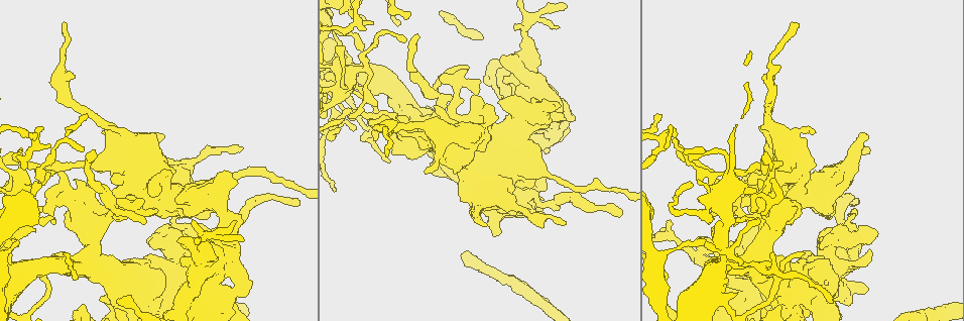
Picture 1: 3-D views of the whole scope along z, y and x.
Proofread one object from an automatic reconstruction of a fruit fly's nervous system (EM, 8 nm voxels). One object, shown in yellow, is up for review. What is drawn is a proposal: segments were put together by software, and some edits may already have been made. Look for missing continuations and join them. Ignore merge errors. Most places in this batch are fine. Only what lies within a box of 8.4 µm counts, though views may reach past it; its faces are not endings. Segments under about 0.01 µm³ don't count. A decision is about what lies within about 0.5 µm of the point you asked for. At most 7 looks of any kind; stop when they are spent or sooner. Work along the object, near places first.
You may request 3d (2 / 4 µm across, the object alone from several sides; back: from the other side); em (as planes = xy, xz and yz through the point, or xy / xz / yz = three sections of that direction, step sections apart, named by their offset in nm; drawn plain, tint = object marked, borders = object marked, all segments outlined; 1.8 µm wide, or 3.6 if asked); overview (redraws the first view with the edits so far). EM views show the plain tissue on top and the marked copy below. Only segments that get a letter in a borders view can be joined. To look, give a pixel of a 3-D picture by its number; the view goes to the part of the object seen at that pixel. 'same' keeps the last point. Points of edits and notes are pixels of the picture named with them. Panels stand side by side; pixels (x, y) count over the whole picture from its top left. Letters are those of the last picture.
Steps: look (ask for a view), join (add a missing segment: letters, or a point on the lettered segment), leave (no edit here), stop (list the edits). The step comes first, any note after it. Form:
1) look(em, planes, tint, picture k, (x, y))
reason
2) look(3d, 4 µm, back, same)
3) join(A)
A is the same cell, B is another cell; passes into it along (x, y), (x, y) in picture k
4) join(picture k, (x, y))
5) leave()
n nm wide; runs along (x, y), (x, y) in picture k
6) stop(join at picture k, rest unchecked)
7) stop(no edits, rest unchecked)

look(em, planes, borders, picture 1, (97, 211))
abrupt turn

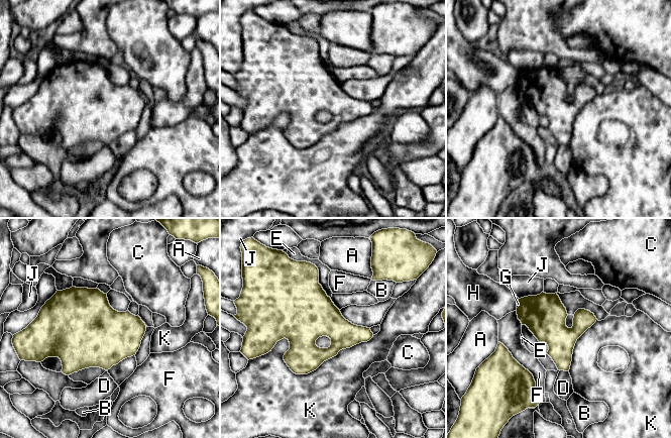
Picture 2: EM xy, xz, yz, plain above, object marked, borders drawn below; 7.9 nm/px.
leave()
A, B, C, D, E, F, G, H, J and K are other cells; border along (373, 335), (266, 353) in picture 2; none of them fits

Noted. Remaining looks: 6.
look(3d, 4 µm, picture 1, (480, 192))

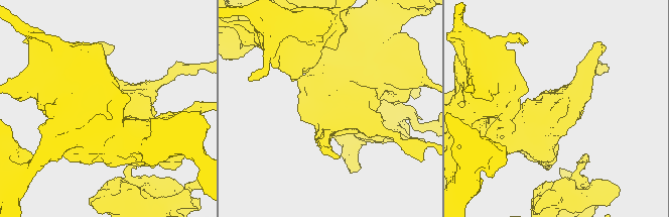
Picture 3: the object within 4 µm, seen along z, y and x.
look(em, xy, step 4, tint, picture 3, (556, 122))
now the EM

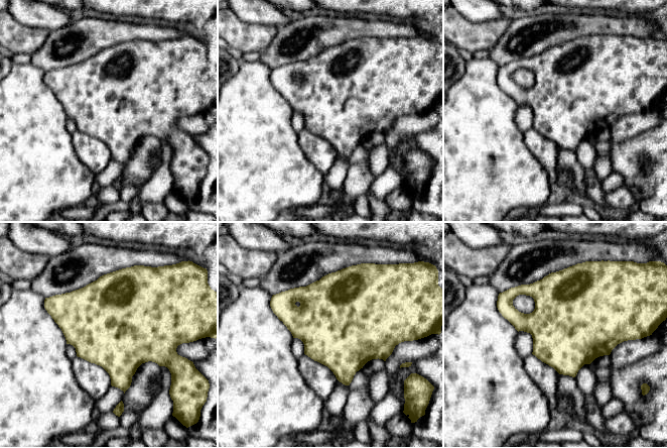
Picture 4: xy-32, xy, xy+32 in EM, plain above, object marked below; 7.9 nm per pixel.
look(em, xz, step 8, borders, same)
another direction

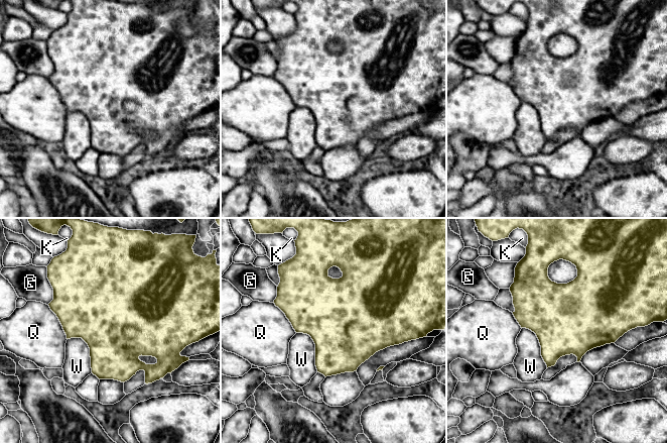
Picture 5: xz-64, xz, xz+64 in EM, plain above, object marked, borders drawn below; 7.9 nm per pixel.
leave()
G, K, Q and W are other cells; border along (296, 332), (312, 340), (317, 371) in picture 5; no lettered segment goes on from it

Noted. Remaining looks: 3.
look(3d, 4 µm, picture 1, (210, 269))
small branch off a trunk

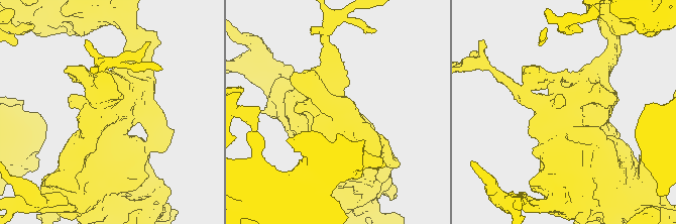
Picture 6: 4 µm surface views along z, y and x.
look(em, planes, borders, picture 6, (111, 109))
now the EM

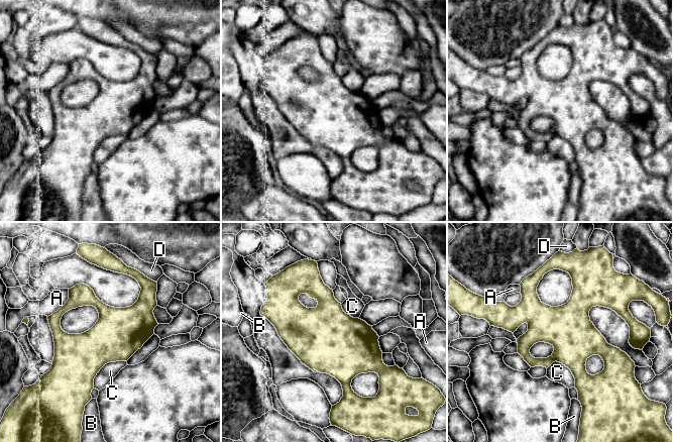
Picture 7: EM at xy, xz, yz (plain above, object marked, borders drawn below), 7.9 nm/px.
leave()
380 nm wide; A, B, C and D are other cells; border along (126, 360), (107, 362), (93, 388) in picture 7; none of them fits

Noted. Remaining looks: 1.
stop(no edits, rest unchecked)

